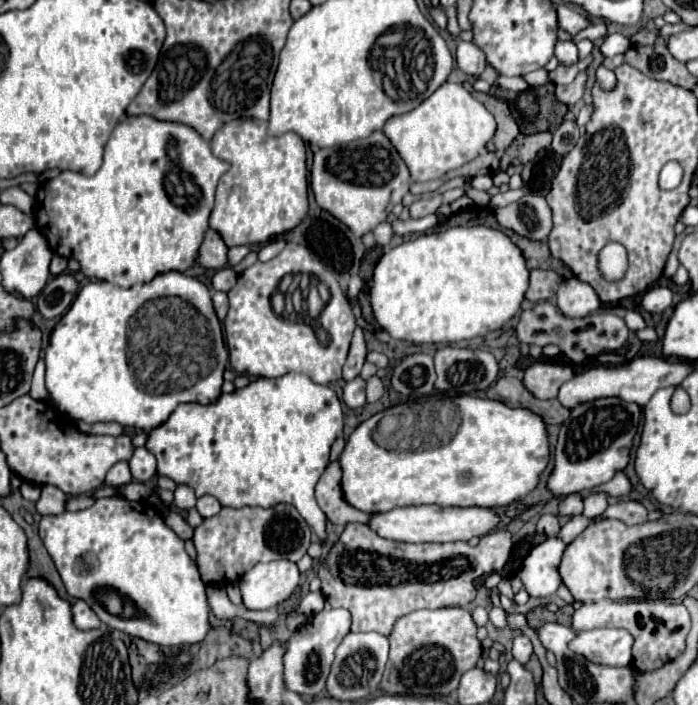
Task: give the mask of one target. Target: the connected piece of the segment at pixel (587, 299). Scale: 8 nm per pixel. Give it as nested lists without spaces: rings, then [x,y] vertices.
[[[576,277],[564,281],[560,285],[556,297],[558,297],[558,307],[564,315],[582,317],[582,315],[588,315],[602,307],[602,301],[594,293],[594,289]]]

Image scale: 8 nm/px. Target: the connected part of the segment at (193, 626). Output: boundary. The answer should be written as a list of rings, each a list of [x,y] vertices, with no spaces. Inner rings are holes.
[[[104,497],[84,511],[66,511],[62,515],[42,517],[40,537],[56,563],[68,595],[84,599],[106,625],[164,647],[194,645],[204,641],[208,635],[210,605],[206,597],[206,585],[202,583],[198,567],[188,557],[184,541],[164,523],[160,511],[156,511],[154,505],[132,503],[122,497]],[[110,593],[116,593],[122,601],[122,611],[118,615],[110,613],[104,603],[100,603],[106,601]]]

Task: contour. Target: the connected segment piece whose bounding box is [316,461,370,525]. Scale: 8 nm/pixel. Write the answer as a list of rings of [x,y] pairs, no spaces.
[[[338,461],[330,463],[326,467],[326,471],[322,473],[318,485],[316,485],[316,503],[318,507],[324,511],[326,519],[334,525],[346,525],[350,521],[360,521],[366,523],[370,515],[360,513],[358,509],[350,507],[344,499],[342,499],[342,489],[340,489],[340,465]]]

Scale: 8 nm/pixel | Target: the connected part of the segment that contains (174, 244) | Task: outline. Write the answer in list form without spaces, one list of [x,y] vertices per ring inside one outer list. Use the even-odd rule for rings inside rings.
[[[148,115],[126,117],[112,131],[106,143],[104,163],[96,175],[86,177],[74,171],[62,171],[58,177],[40,185],[34,209],[36,227],[46,235],[56,255],[76,257],[84,275],[120,287],[150,281],[154,275],[166,271],[186,271],[194,265],[198,247],[208,231],[216,183],[228,167],[226,161],[212,155],[210,143],[192,127],[162,123]]]

